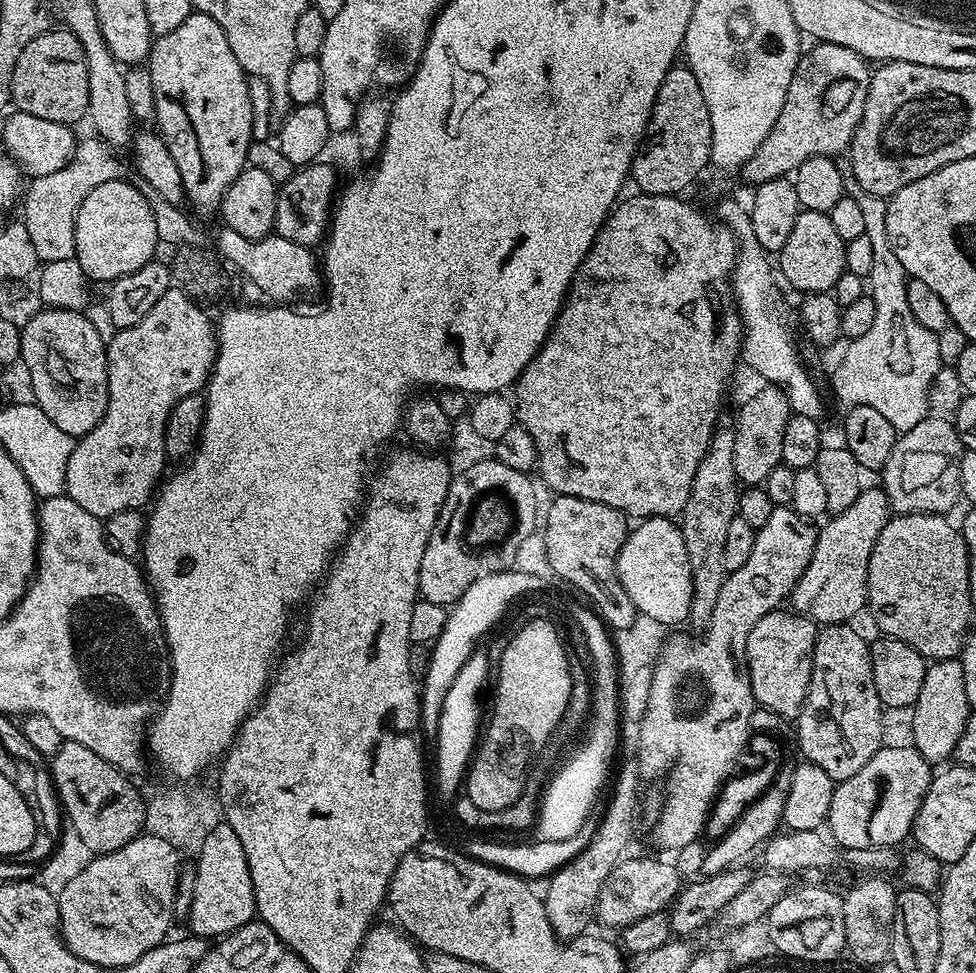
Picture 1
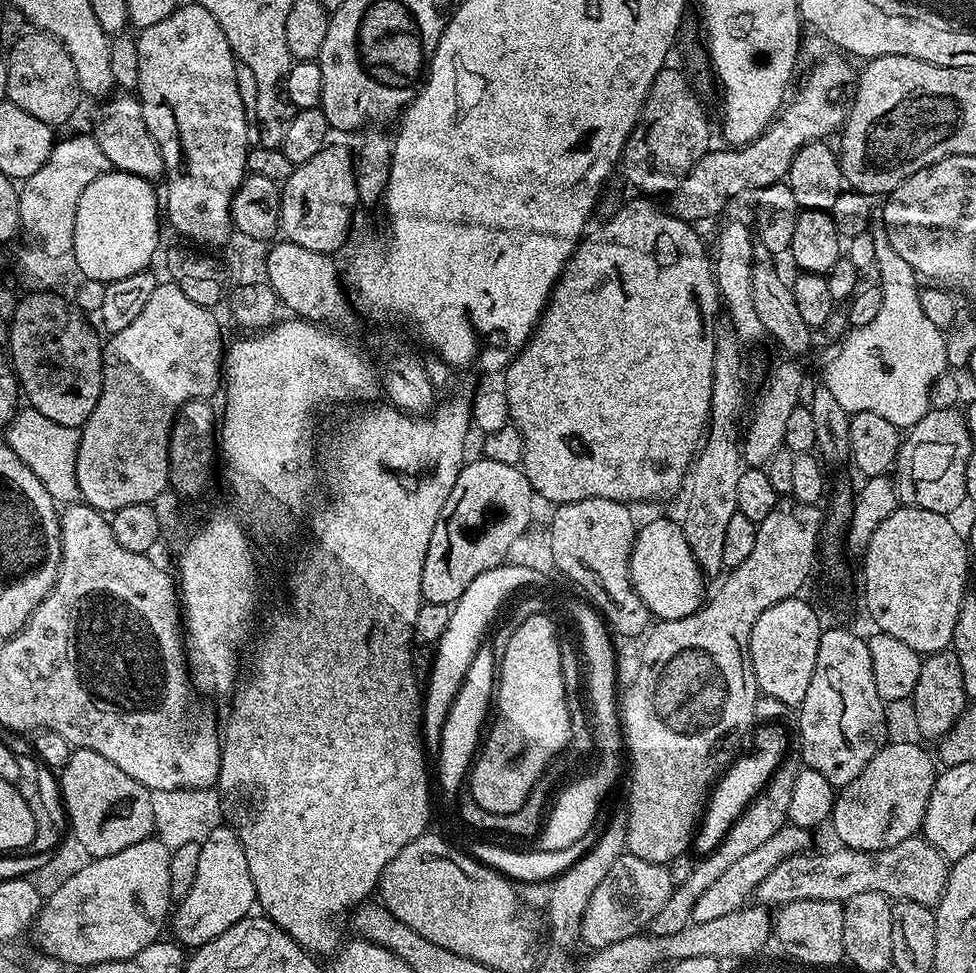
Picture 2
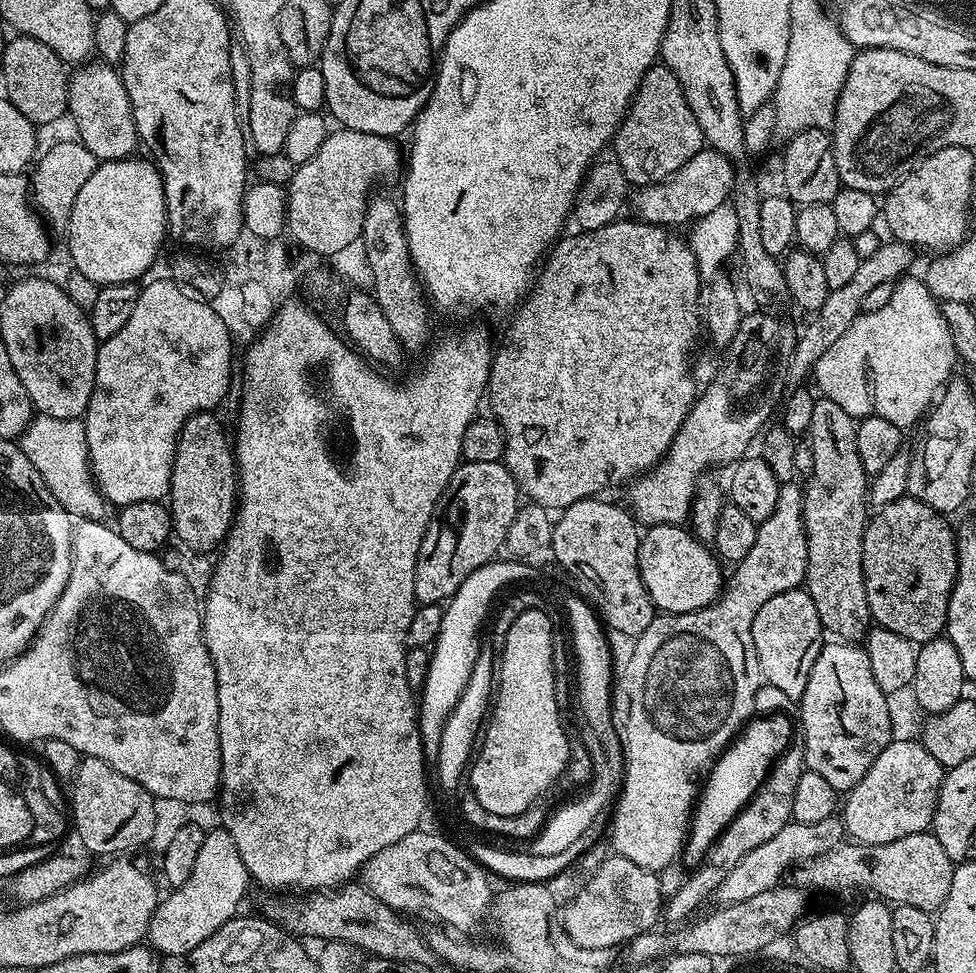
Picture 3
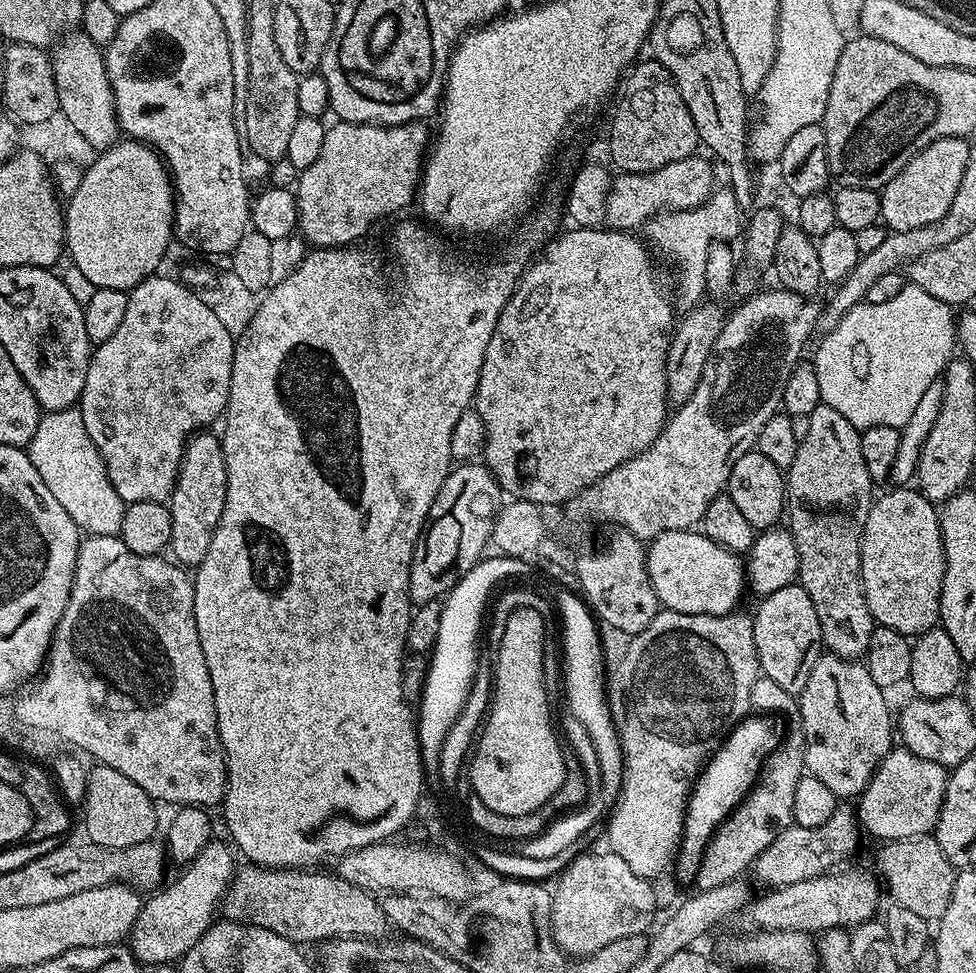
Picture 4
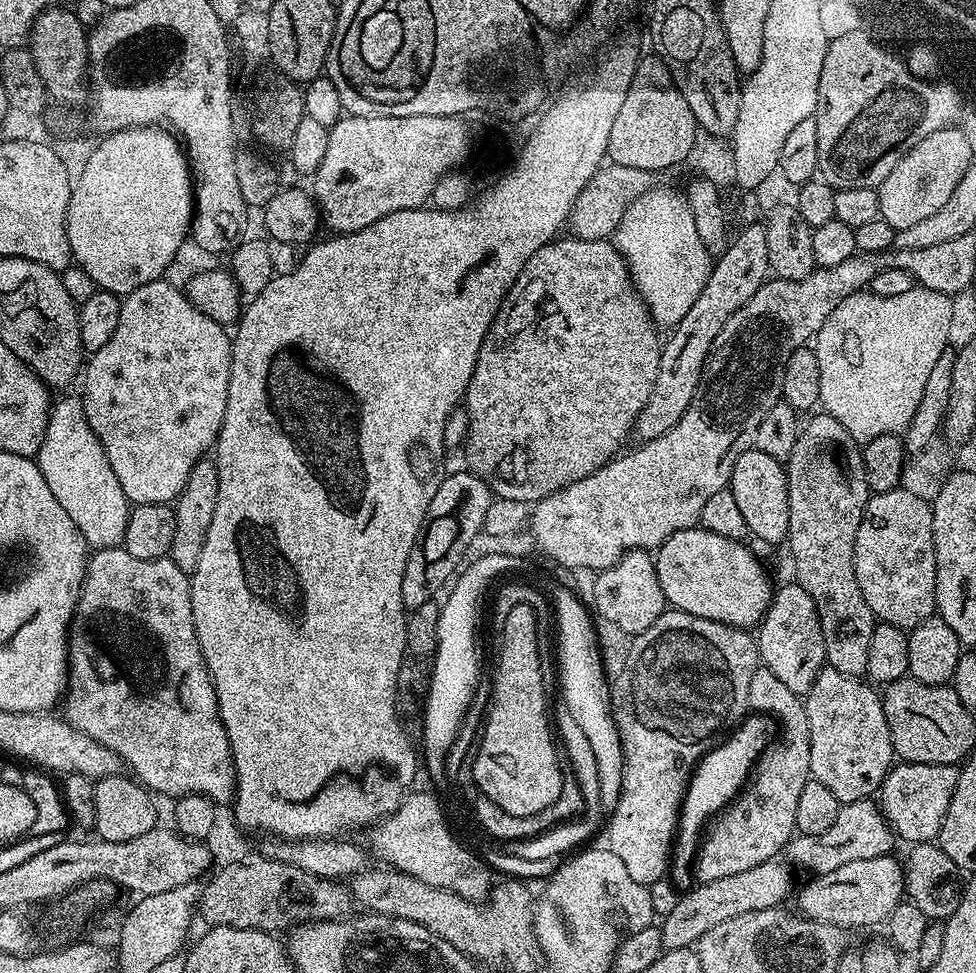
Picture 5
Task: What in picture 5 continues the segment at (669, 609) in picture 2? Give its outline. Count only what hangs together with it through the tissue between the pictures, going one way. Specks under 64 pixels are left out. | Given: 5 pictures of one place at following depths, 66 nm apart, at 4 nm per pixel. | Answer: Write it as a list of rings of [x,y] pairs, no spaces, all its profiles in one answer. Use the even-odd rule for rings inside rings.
[[[699,526],[676,532],[654,556],[665,601],[673,609],[698,618],[747,630],[759,625],[772,600],[774,584],[768,581],[759,558],[746,545]]]

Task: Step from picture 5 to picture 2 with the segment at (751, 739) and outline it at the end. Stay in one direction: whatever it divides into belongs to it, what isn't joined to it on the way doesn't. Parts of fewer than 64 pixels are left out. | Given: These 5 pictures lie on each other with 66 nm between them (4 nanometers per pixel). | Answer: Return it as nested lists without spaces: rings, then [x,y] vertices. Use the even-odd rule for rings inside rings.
[[[778,722],[759,725],[753,731],[755,734],[752,752],[740,757],[728,770],[726,768],[713,785],[705,809],[701,813],[697,831],[693,835],[692,848],[694,852],[697,851],[697,855],[708,855],[721,844],[730,826],[744,812],[749,801],[768,783],[773,771],[787,755],[788,736],[782,727],[784,726]]]

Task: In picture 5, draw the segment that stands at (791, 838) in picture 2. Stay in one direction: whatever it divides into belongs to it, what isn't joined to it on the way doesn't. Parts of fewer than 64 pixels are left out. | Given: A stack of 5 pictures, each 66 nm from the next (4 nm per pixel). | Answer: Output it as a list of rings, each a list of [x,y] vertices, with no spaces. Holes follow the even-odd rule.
[[[869,798],[841,804],[838,819],[831,824],[830,830],[815,836],[814,834],[795,835],[786,849],[786,860],[793,869],[808,872],[807,874],[830,874],[830,870],[838,870],[838,866],[847,866],[849,862],[863,862],[866,858],[887,856],[898,844],[898,837],[888,825],[875,799]]]

